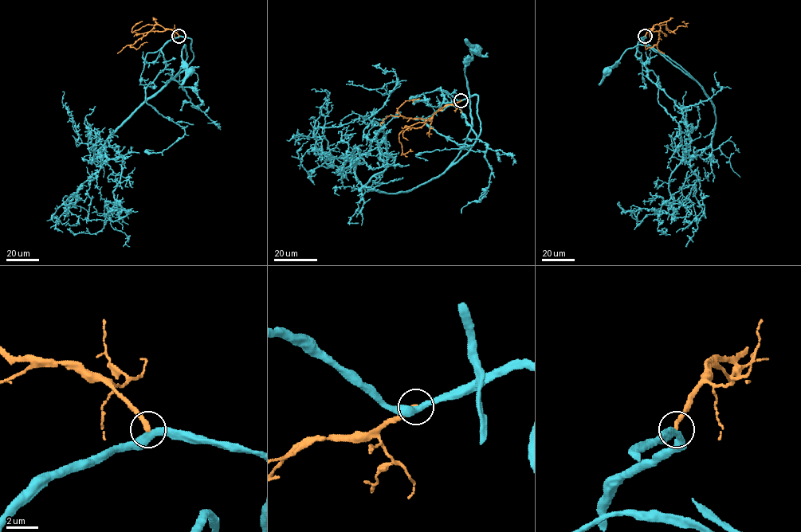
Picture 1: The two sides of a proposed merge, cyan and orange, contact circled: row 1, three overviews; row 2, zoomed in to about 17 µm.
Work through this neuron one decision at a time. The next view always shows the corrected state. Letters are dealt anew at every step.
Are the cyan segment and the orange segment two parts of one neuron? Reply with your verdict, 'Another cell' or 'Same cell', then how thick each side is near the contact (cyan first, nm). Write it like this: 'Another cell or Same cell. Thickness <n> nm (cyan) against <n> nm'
Another cell. Thickness 400 nm (cyan) against 280 nm

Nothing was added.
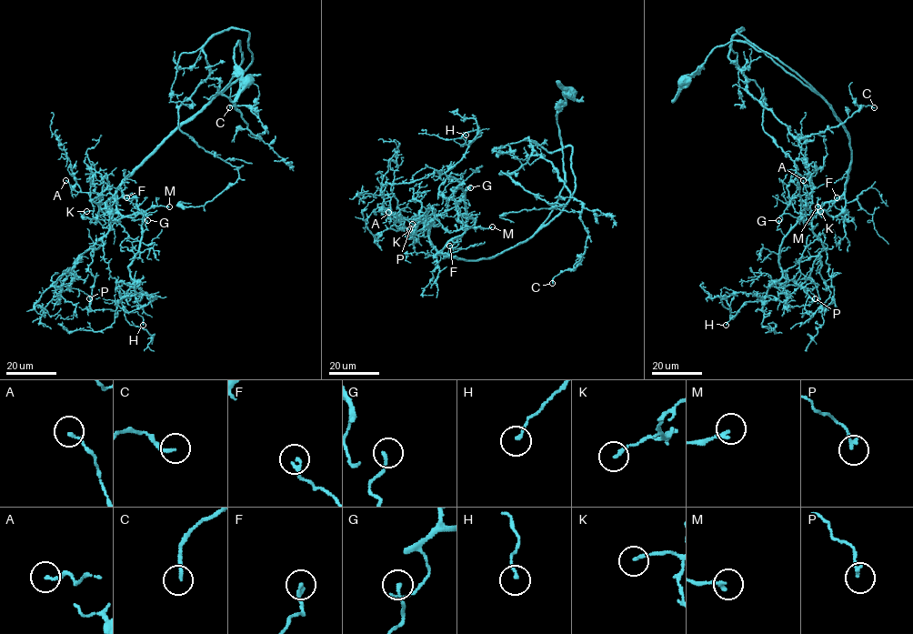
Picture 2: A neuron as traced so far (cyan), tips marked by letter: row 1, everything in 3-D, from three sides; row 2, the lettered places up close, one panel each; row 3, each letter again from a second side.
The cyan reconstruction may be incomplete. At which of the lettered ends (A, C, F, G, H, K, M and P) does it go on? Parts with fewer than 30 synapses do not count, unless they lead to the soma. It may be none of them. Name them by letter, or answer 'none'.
M

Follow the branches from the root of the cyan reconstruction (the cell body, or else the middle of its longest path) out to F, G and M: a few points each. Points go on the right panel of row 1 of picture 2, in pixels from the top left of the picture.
F: (682, 82), (717, 46), (738, 40), (763, 51), (840, 121), (851, 165), (846, 207), (830, 216), (837, 197)
G: (682, 82), (717, 46), (744, 41), (831, 106), (851, 151), (846, 207), (806, 214), (785, 236), (778, 220)
M: (682, 82), (715, 48), (738, 40), (817, 92), (840, 121), (851, 151), (846, 207), (830, 216), (817, 206)

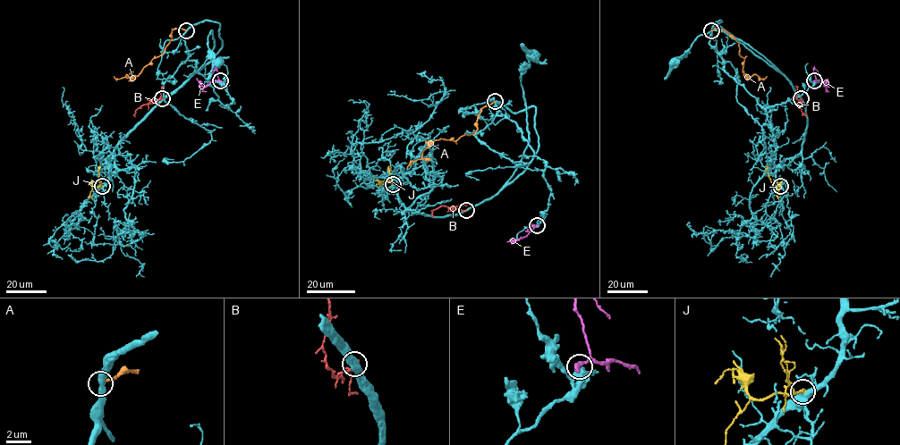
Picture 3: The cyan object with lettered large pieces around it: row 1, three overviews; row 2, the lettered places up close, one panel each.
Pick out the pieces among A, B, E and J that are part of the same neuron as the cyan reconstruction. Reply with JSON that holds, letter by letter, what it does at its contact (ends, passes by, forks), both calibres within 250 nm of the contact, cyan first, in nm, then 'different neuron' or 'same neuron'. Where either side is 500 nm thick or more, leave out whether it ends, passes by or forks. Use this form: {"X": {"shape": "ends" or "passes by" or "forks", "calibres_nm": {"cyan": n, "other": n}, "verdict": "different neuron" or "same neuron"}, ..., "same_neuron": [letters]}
{"A": {"shape": "ends", "calibres_nm": {"cyan": 460, "other": 200}, "verdict": "different neuron"}, "B": {"shape": "ends", "calibres_nm": {"cyan": 480, "other": 190}, "verdict": "different neuron"}, "E": {"shape": "ends", "calibres_nm": {"cyan": 440, "other": 440}, "verdict": "different neuron"}, "J": {"shape": "passes by", "calibres_nm": {"cyan": 480, "other": 170}, "verdict": "different neuron"}, "same_neuron": []}

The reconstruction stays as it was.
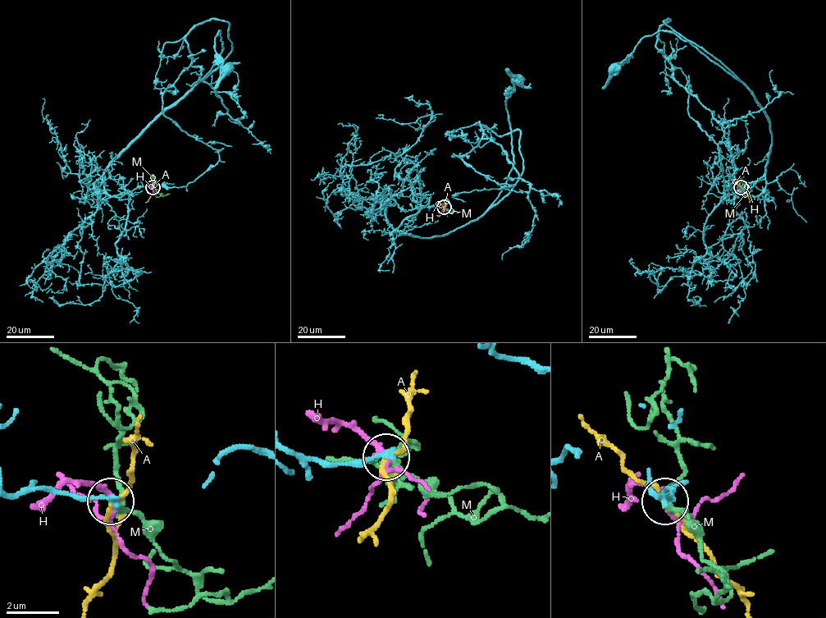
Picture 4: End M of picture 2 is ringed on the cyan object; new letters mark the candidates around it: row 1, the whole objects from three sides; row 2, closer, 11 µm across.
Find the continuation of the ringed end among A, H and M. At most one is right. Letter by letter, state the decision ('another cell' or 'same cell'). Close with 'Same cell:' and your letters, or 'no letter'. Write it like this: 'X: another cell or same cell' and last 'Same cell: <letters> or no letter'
A: another cell
H: another cell
M: same cell
Same cell: M

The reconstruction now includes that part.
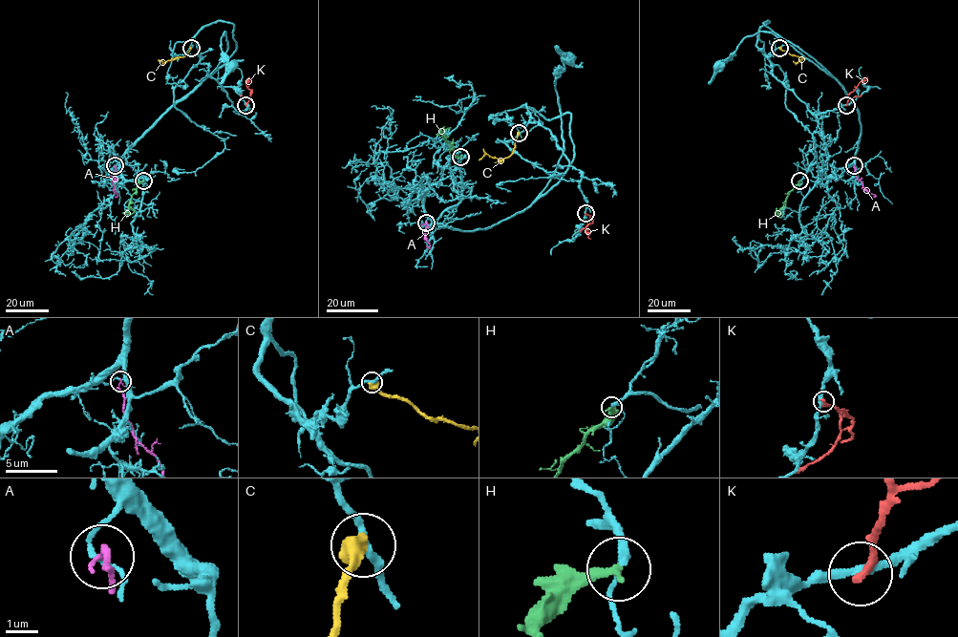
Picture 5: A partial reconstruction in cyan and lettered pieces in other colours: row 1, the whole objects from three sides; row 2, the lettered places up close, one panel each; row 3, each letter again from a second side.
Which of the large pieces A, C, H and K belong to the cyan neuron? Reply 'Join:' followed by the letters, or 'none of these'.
Join: H

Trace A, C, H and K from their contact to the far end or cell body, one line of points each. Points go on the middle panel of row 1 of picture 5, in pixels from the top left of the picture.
A: (426, 222), (423, 232), (430, 248), (426, 246)
C: (519, 132), (509, 157), (500, 159), (485, 154), (478, 160)
H: (460, 157), (455, 155), (453, 146), (442, 137), (450, 128), (446, 129)
K: (585, 214), (592, 218), (585, 228), (590, 238)

